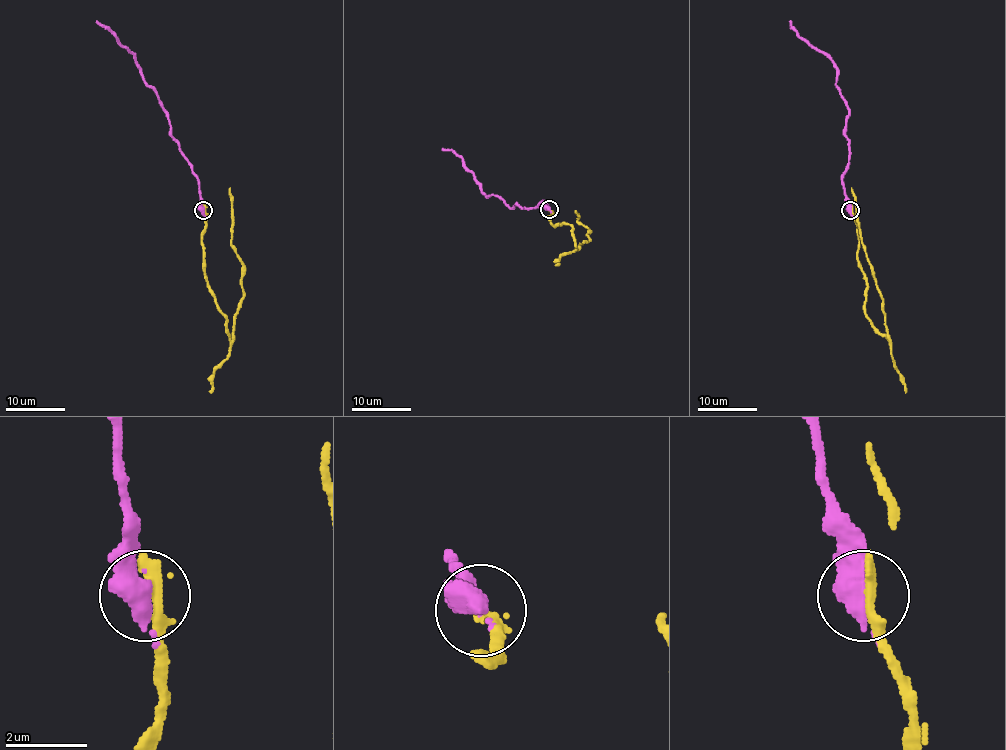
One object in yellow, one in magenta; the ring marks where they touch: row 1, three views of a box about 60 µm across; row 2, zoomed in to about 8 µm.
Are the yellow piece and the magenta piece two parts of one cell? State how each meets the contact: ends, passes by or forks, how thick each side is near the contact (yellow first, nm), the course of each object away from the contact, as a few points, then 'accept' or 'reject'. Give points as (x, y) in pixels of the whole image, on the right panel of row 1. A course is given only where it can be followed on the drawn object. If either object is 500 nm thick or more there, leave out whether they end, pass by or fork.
yellow ends; magenta passes by; calibres 360 and 460 nm; course yellow (851, 210), (857, 225), (857, 260), (867, 290), (864, 314), (889, 340), (880, 292), (861, 243), (851, 188); course magenta (851, 210), (842, 176), (849, 153), (845, 135), (848, 108), (836, 84), (836, 67), (802, 40), (789, 21); accept

